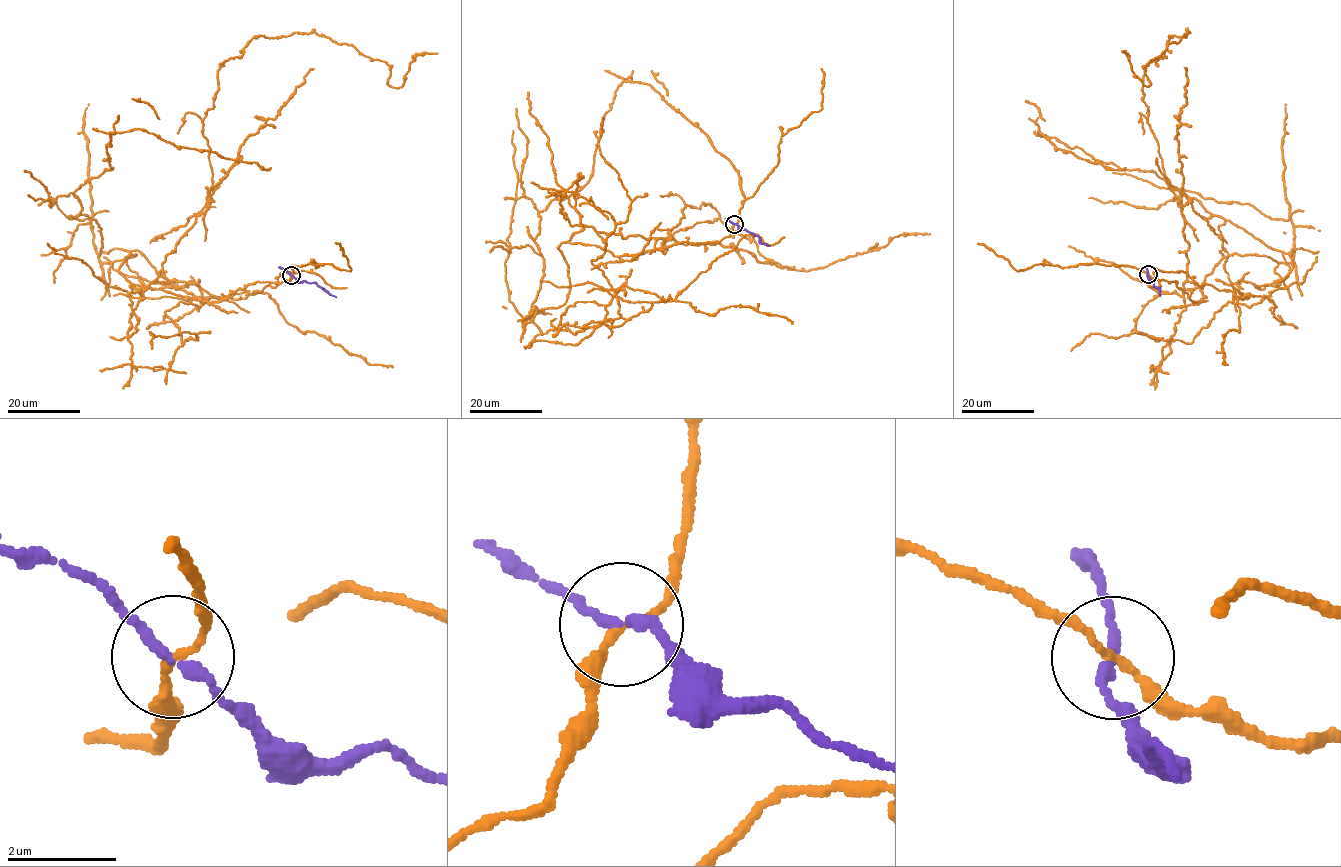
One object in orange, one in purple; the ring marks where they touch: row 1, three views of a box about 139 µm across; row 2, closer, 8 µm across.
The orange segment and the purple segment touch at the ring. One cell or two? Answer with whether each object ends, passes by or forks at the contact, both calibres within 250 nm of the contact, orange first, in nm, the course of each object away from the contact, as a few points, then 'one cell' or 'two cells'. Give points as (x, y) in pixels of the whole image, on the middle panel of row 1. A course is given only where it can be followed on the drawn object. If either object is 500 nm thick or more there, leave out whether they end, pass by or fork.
orange passes by; purple passes by; 130 nm thick on the orange side, 200 nm on the other; orange runs (734, 224), (635, 255), (562, 242), (568, 297), (524, 322), (539, 213), (589, 178), (624, 81), (744, 199); purple runs (734, 224), (770, 245); two cells

